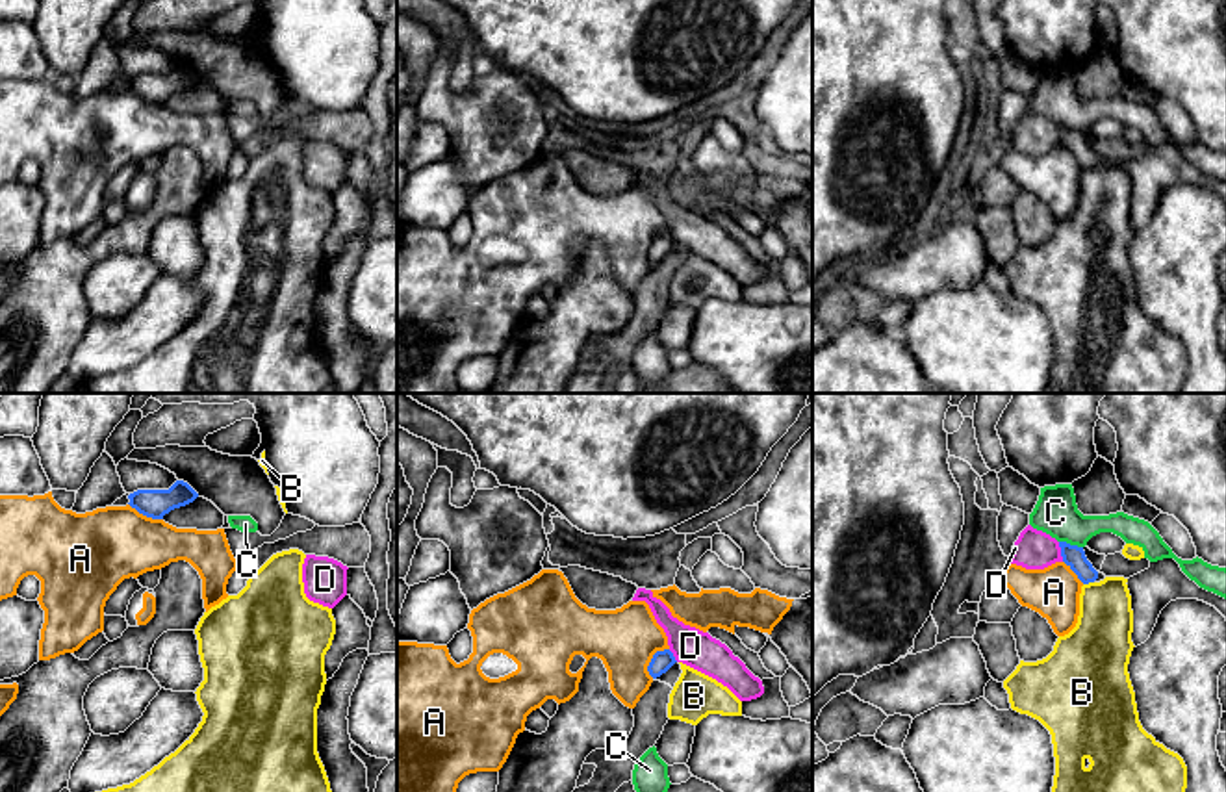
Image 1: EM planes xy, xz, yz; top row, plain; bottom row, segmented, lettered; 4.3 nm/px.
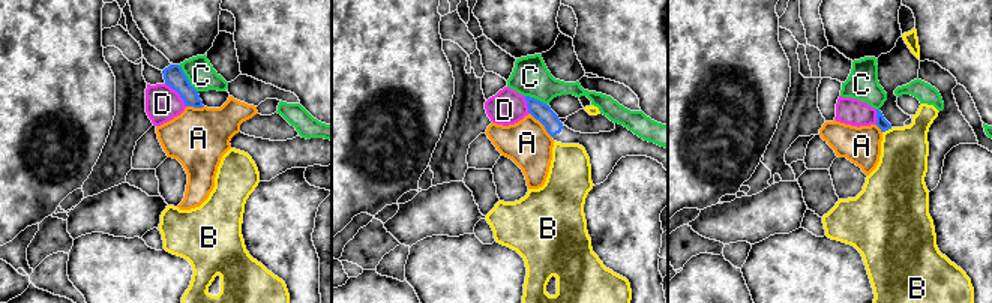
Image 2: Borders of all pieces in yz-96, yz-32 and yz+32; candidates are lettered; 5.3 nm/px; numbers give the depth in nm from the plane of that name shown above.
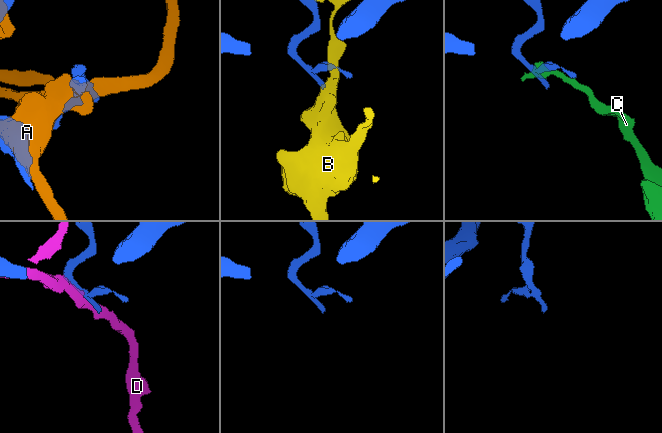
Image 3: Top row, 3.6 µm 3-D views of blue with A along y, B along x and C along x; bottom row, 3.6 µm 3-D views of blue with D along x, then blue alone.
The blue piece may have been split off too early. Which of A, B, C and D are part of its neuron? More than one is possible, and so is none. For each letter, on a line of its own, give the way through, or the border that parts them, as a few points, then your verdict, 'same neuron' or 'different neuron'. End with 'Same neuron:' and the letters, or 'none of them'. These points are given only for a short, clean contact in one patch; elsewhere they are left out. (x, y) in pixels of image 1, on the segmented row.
A: different neuron
B: different neuron
C: along yz (1059, 540), (1082, 548) | different neuron
D: different neuron
Same neuron: none of them

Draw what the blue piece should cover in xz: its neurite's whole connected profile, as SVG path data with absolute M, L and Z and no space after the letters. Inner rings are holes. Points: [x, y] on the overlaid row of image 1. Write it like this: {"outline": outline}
{"outline": "M670 649L664 651L657 651L647 666L647 671L653 679L660 677L662 673L666 673L673 664L675 664L675 657Z"}

